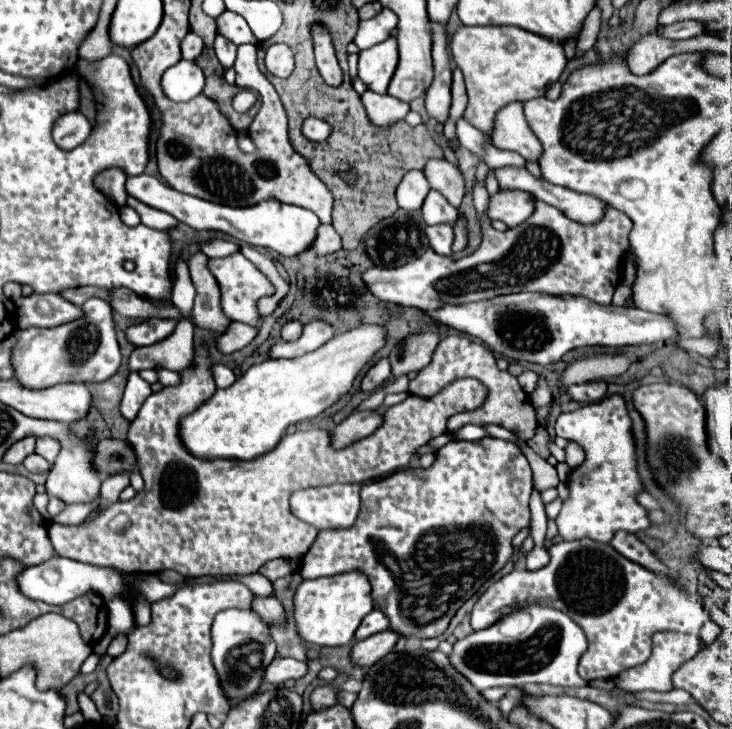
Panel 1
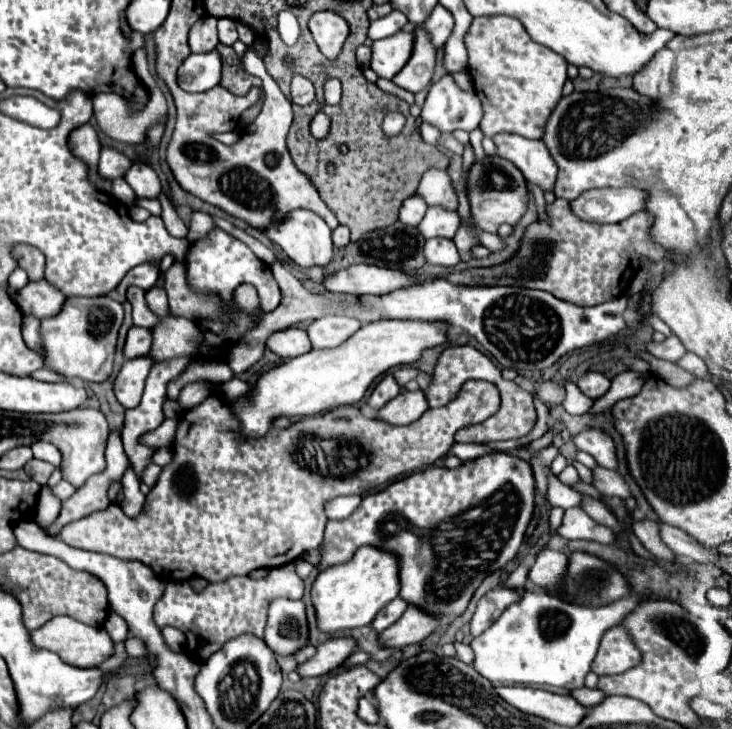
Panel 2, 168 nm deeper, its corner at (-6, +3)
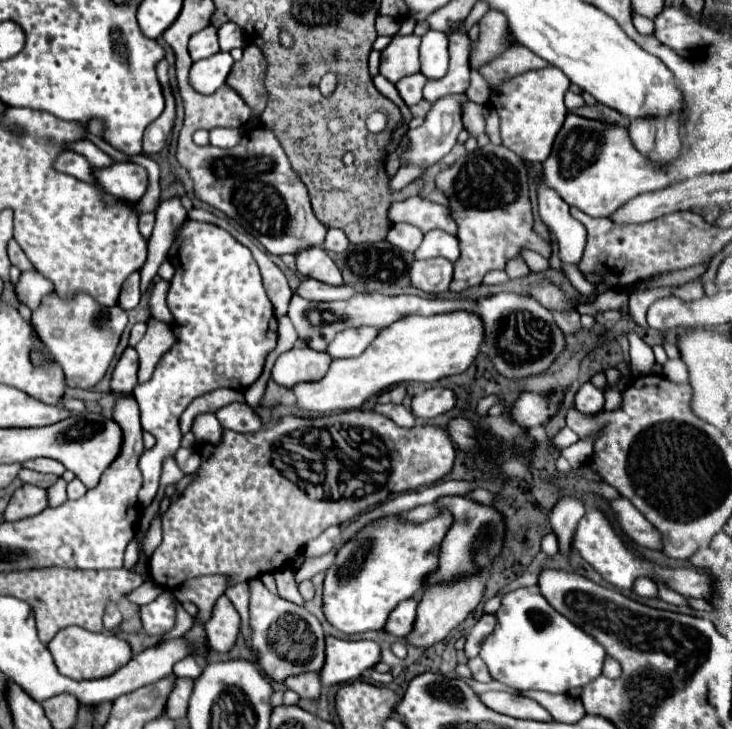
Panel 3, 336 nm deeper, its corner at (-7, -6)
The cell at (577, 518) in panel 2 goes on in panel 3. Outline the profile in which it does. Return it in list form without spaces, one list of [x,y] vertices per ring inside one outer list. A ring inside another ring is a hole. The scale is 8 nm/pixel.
[[[594,509],[587,511],[585,515],[583,515],[583,519],[579,521],[579,525],[577,525],[577,529],[575,529],[575,537],[573,537],[571,547],[573,547],[577,553],[581,553],[581,557],[583,557],[587,563],[591,563],[591,565],[603,575],[605,581],[609,581],[611,585],[615,585],[615,587],[619,587],[619,589],[631,589],[633,581],[635,581],[637,577],[645,575],[645,577],[651,577],[651,579],[661,579],[661,581],[665,581],[669,587],[673,587],[677,593],[681,593],[679,587],[677,587],[677,575],[679,575],[679,573],[691,573],[691,577],[689,577],[689,575],[683,577],[683,581],[689,581],[689,585],[695,587],[687,597],[707,599],[707,597],[711,595],[711,577],[709,577],[707,573],[699,571],[699,569],[663,569],[663,567],[657,567],[657,565],[651,563],[651,561],[641,561],[641,559],[637,559],[631,551],[625,549],[622,538],[614,531],[611,523],[600,510]]]

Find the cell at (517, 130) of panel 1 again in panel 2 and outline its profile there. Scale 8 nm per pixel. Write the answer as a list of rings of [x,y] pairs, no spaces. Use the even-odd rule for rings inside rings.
[[[496,134],[492,140],[498,148],[498,154],[514,162],[528,182],[536,184],[544,192],[554,190],[556,166],[544,142],[532,142],[518,134]]]

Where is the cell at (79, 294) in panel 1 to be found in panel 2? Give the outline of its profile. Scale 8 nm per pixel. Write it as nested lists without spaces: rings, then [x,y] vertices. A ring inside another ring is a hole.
[[[152,262],[138,264],[138,266],[134,266],[134,268],[126,274],[126,278],[120,282],[118,290],[112,290],[108,296],[112,296],[112,298],[118,300],[118,302],[124,302],[124,292],[126,292],[126,288],[128,288],[130,284],[136,284],[136,286],[148,290],[148,288],[152,288],[152,286],[156,284],[158,272],[160,272],[158,266],[152,264]]]

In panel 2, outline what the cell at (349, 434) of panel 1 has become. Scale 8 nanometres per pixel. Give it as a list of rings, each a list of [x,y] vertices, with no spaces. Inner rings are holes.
[[[404,390],[398,398],[390,400],[378,412],[378,418],[390,424],[410,424],[418,420],[426,410],[428,410],[428,400],[422,390],[416,390],[416,392]]]

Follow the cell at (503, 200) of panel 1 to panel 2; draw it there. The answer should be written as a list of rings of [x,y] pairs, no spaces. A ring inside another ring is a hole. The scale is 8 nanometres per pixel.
[[[484,156],[482,160],[474,160],[474,164],[468,170],[466,176],[466,196],[470,202],[470,214],[472,214],[472,224],[462,224],[454,236],[458,254],[462,260],[472,258],[472,248],[478,246],[478,238],[474,234],[476,230],[492,232],[496,234],[500,224],[510,224],[516,226],[520,218],[524,216],[528,208],[528,188],[526,188],[526,178],[522,172],[506,158],[500,156]]]

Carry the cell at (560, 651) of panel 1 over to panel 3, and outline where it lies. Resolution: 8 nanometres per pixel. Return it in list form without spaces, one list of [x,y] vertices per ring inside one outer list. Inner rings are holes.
[[[525,587],[507,593],[495,617],[497,627],[483,641],[479,653],[495,681],[517,691],[549,687],[539,691],[567,693],[569,689],[583,687],[601,675],[603,659],[607,655],[601,643],[557,613],[535,589]]]

